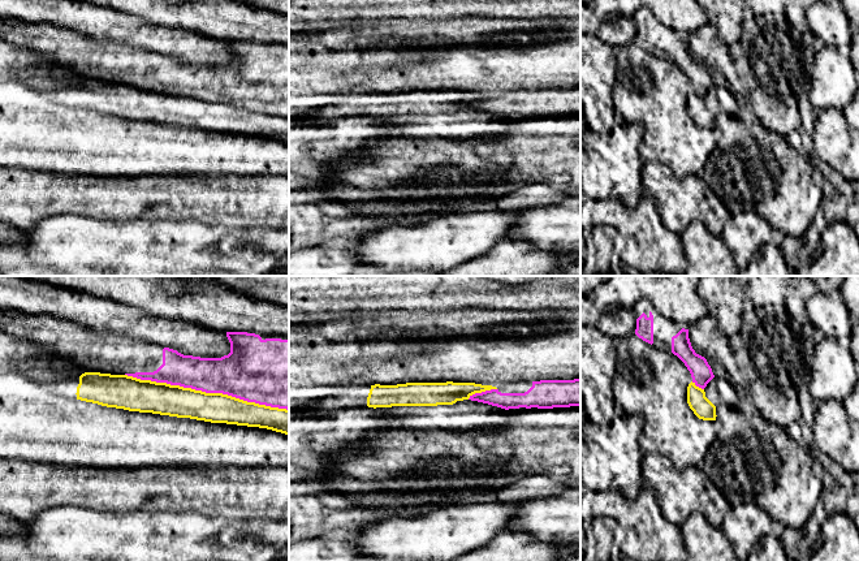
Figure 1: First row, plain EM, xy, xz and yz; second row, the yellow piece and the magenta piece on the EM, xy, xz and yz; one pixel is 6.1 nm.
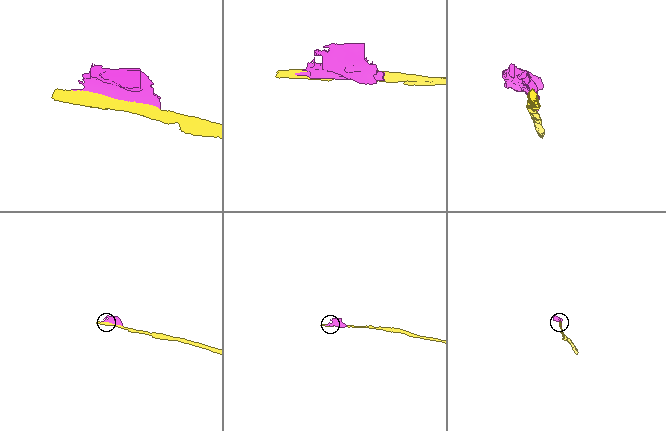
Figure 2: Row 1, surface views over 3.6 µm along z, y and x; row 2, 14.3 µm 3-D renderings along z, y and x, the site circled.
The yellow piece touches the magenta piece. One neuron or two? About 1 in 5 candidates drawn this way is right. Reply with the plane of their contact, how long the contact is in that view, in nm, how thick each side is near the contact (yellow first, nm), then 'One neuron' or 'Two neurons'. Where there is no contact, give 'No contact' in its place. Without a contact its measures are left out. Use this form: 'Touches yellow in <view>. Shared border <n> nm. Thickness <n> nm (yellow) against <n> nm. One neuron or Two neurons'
Touches yellow in xy. Shared border 1050 nm. Thickness 190 nm (yellow) against 300 nm. Two neurons

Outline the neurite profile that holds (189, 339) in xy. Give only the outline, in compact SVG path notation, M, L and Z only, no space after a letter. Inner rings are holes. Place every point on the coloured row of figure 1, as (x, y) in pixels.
M0 276L0 311L52 316L90 329L125 333L184 355L221 358L230 353L225 332L190 322L161 319L111 299L23 276Z

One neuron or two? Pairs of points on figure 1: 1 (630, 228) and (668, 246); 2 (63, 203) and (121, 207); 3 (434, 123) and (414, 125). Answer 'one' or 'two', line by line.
1: one
2: one
3: one

